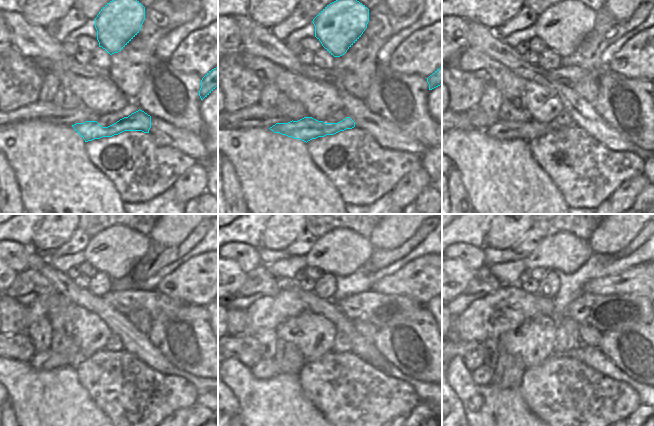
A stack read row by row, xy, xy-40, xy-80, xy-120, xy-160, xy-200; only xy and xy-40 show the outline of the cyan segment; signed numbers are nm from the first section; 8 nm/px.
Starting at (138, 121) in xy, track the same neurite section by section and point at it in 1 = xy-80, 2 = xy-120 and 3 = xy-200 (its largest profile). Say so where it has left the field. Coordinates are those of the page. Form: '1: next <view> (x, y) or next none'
1: next xy-80 (526, 130)
2: next xy-120 (47, 360)
3: next xy-200 (483, 375)

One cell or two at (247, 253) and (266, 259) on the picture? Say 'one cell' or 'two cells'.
two cells

